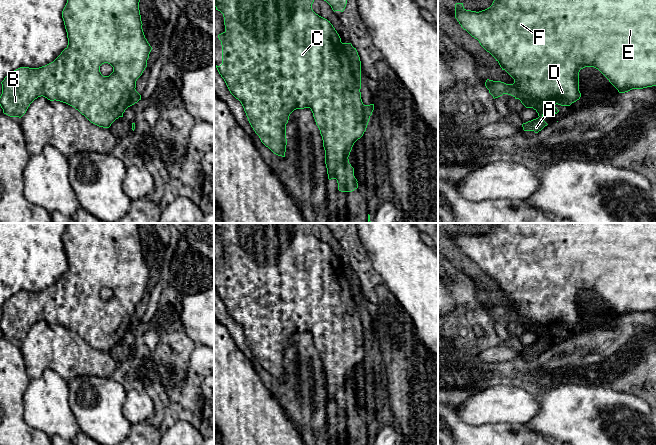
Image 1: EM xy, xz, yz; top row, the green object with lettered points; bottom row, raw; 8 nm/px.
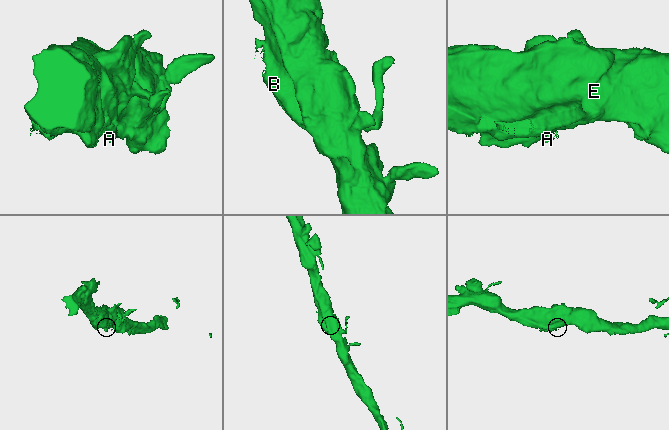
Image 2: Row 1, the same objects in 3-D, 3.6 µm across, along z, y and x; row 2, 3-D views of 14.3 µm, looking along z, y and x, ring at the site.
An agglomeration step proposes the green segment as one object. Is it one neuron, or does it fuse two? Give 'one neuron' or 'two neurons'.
two neurons

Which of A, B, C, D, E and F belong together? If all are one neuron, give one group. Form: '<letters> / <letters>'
A / B C D E F

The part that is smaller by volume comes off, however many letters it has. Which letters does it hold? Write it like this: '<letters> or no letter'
A

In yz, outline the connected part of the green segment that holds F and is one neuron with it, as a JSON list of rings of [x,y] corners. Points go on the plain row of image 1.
[[[494,223],[489,232],[479,236],[466,234],[463,227],[456,227],[455,242],[496,283],[502,294],[514,303],[512,309],[541,325],[570,330],[579,324],[579,296],[585,291],[598,293],[619,317],[656,310],[656,223]]]

